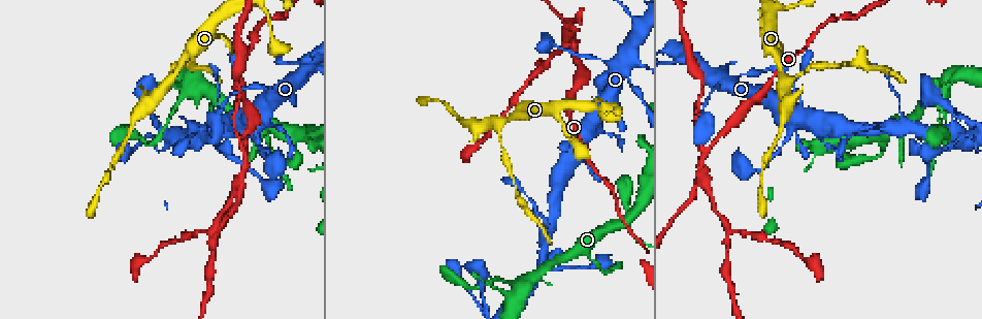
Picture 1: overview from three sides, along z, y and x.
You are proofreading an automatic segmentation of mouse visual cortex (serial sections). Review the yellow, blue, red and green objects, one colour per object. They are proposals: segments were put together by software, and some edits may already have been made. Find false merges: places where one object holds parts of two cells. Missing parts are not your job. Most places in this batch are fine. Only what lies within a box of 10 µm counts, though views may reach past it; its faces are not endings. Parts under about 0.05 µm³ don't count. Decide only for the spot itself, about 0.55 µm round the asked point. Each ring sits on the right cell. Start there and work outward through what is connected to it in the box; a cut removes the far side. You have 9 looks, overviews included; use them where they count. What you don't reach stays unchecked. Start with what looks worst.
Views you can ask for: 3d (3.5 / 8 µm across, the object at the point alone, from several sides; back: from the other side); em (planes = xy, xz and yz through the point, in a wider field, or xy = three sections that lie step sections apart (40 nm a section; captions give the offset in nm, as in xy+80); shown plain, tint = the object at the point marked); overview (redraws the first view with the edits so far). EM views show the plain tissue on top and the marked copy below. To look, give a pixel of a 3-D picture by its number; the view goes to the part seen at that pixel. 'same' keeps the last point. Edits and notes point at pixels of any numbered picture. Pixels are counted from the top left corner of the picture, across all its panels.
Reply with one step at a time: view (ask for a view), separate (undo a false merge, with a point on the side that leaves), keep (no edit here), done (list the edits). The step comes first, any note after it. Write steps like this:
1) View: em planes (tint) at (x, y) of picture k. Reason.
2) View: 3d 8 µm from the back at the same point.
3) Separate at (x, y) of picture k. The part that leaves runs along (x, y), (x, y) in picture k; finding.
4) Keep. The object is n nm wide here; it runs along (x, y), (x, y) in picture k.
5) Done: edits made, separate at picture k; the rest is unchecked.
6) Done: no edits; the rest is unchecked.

View: 3d 8 µm at (240, 179) of picture 1. Two arms in line, one across.

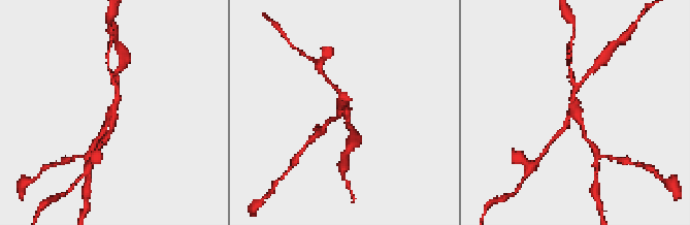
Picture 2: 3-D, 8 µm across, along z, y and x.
View: em xy step 3 (tint) at the same point. 3 arms meet here; the arms are 150, 200, 200 nm wide; need the tissue.

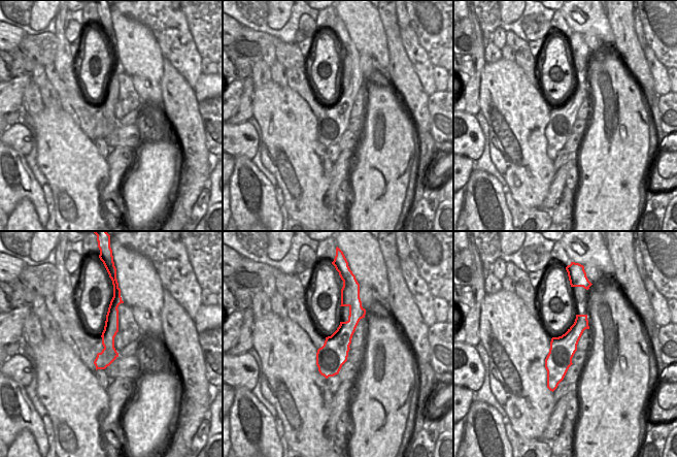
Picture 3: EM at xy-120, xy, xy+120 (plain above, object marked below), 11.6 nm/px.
Separate at (103, 129) of picture 2. A second cell is stuck on.

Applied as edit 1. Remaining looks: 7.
View: 3d 3.5 µm at (167, 78) of picture 1. Sharp bend.

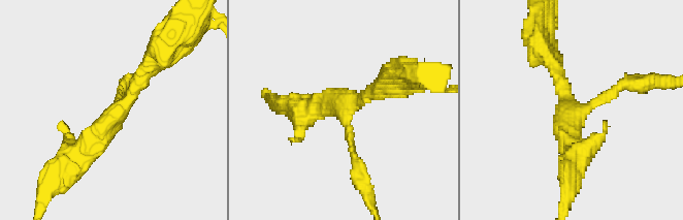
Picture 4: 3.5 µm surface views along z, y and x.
View: em xy step 3 (tint) at (348, 101) of picture 4. 3 arms meet here; the arms are 150, 250, 350 nm wide.

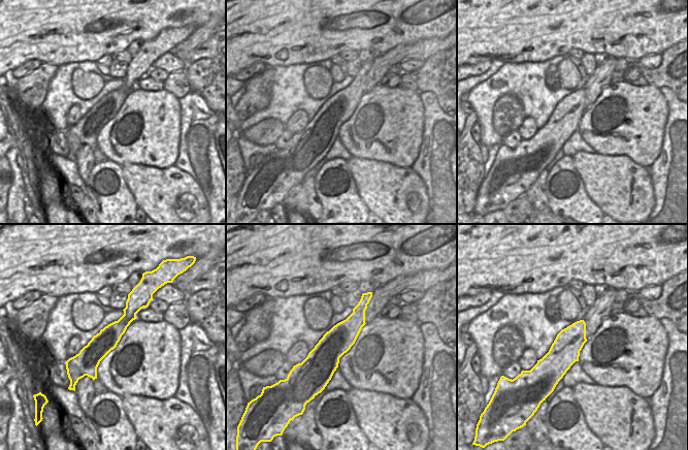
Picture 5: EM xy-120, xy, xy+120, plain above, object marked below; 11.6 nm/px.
View: em xy step 1 (tint) at the same point.

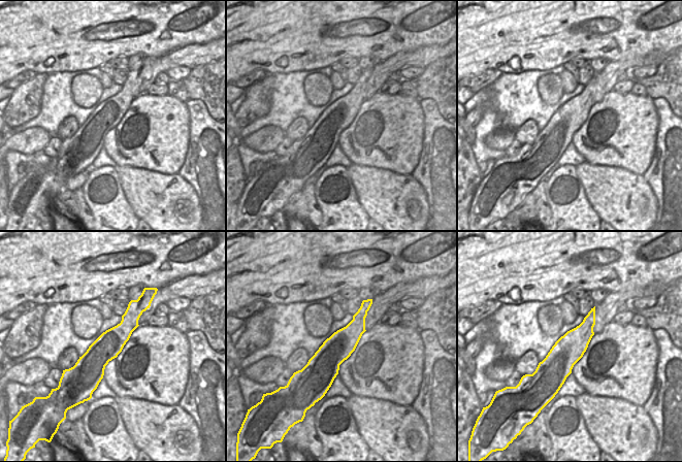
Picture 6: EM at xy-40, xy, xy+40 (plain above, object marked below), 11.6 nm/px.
Keep. One cell here.

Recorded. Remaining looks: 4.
View: 3d 8 µm at (847, 62) of picture 1. Thin neck.

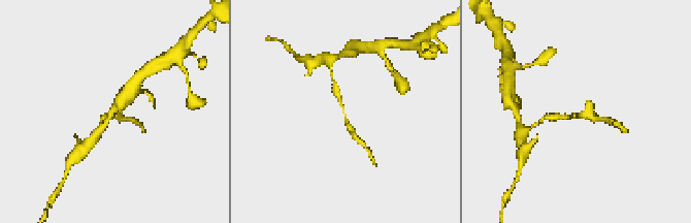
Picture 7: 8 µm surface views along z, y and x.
View: 3d 3.5 µm at the same point. Zoom in.

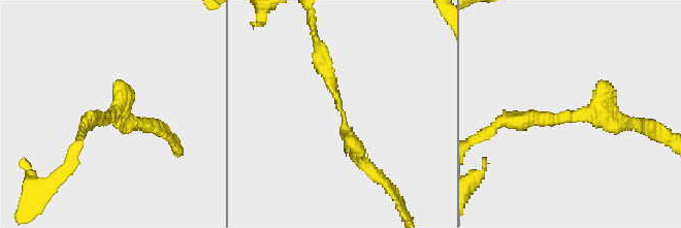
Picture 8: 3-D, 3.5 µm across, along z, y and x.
View: em xy step 3 (tint) at (343, 115) of picture 8.

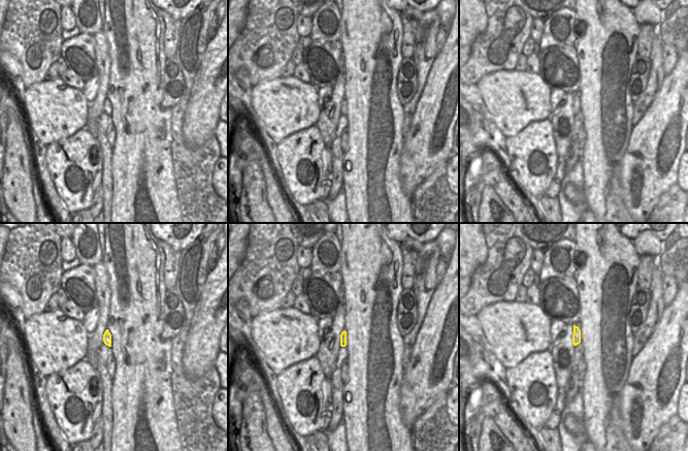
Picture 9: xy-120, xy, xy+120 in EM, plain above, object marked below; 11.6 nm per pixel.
Keep. It runs along (319, 55), (338, 99), (348, 144), (373, 170) in picture 8; continuous, no second cell.

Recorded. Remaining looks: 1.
Done: edits made, separate at picture 2; the rest is unchecked.

